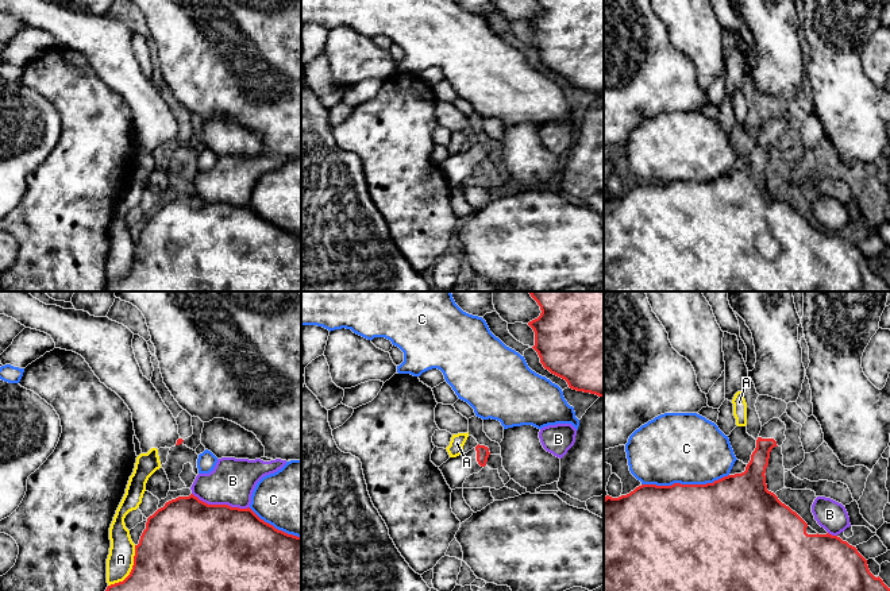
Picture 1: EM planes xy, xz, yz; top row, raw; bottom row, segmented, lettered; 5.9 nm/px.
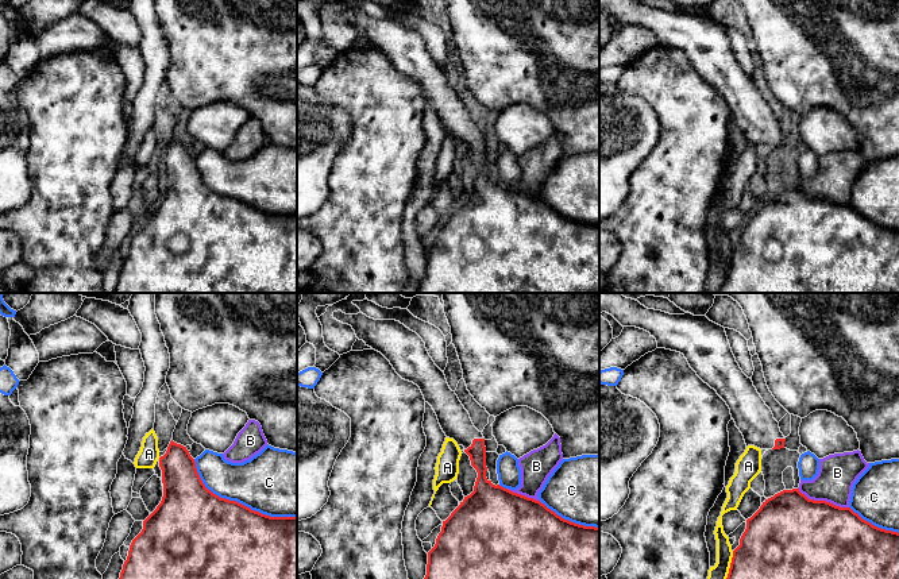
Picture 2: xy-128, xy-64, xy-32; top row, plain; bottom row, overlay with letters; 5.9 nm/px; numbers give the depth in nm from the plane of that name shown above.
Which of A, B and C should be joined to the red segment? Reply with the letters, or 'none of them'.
none of them

